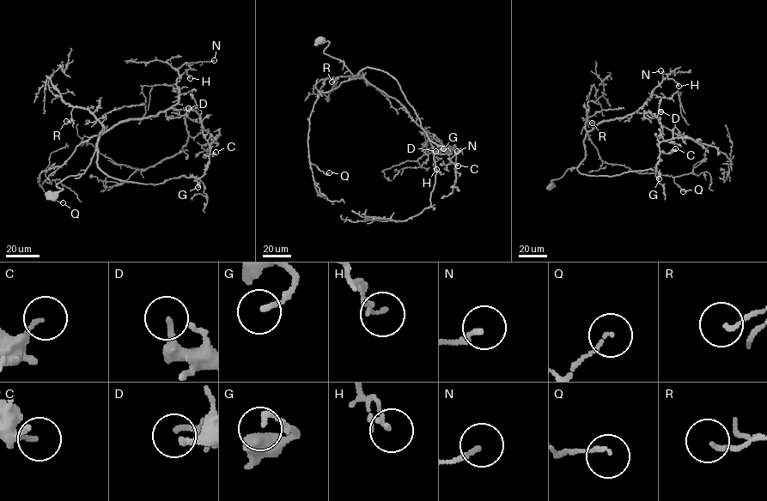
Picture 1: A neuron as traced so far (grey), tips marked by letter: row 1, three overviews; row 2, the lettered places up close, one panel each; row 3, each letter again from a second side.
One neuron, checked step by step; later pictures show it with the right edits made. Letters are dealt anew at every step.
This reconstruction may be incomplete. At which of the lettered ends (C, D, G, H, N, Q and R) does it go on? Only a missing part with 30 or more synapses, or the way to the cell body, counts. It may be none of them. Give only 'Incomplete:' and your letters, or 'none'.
Incomplete: none

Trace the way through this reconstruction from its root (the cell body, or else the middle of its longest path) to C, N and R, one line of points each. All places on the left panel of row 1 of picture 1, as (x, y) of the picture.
C: (51, 196), (97, 148), (109, 176), (153, 184), (200, 178), (216, 152)
N: (51, 196), (63, 189), (57, 184), (85, 171), (103, 134), (177, 104), (183, 64), (214, 60)
R: (51, 196), (63, 189), (57, 184), (85, 171), (103, 129), (86, 109), (74, 107), (70, 121), (66, 121)

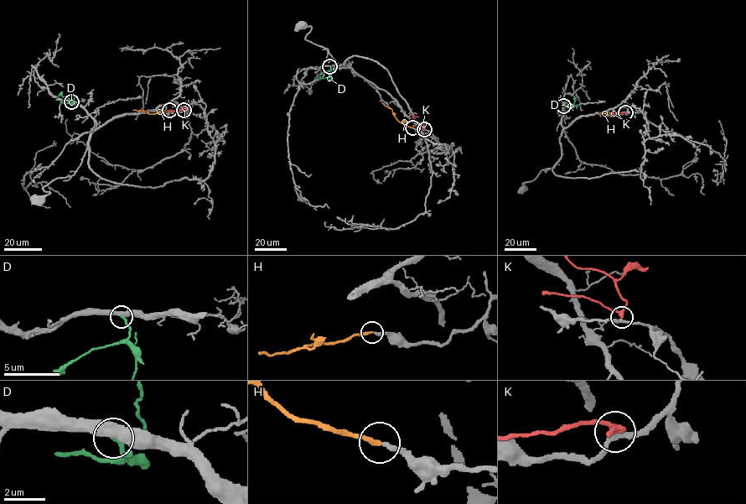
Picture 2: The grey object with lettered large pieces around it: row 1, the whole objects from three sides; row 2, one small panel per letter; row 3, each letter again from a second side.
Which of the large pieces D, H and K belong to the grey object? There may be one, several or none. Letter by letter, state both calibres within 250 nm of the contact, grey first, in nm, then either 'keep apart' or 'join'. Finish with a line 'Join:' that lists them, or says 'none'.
D: calibres 500 and 200 nm; keep apart
H: calibres 240 and 240 nm; join
K: calibres 240 and 220 nm; keep apart
Join: H

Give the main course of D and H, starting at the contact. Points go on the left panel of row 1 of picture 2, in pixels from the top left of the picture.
D: (71, 101), (61, 95), (55, 99)
H: (169, 110), (153, 114), (132, 111)

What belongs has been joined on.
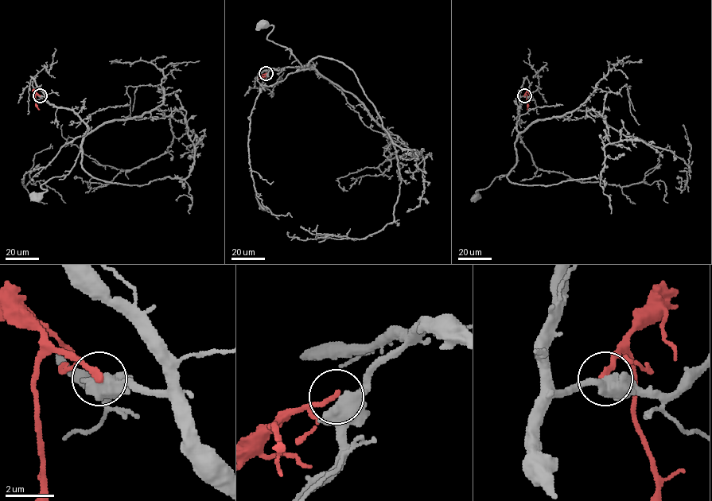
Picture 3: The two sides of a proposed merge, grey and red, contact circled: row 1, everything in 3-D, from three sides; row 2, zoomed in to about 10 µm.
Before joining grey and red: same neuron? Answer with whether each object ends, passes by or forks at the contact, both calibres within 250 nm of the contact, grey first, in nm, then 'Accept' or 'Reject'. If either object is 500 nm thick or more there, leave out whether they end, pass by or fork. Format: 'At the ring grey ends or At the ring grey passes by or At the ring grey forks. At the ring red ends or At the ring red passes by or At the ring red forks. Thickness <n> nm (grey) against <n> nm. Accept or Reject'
At the ring grey forks. At the ring red ends. Thickness 440 nm (grey) against 240 nm. Reject

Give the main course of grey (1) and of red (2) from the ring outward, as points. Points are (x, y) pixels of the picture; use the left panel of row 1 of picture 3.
1: (40, 95), (59, 107), (71, 109), (88, 131), (68, 174), (54, 176), (40, 185), (47, 190), (36, 198)
2: (40, 95), (35, 95), (36, 106), (39, 110)

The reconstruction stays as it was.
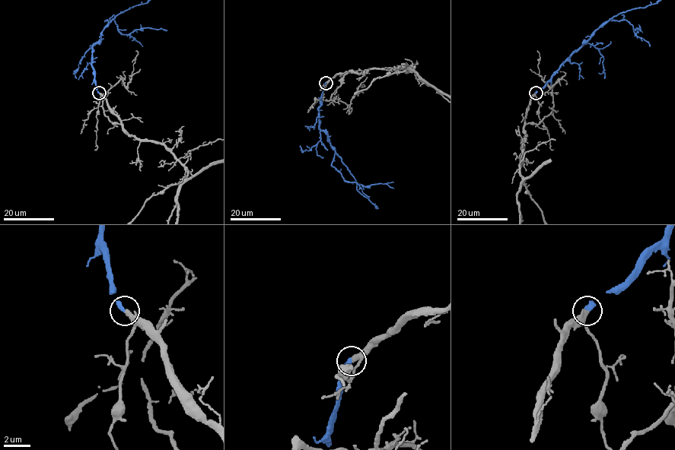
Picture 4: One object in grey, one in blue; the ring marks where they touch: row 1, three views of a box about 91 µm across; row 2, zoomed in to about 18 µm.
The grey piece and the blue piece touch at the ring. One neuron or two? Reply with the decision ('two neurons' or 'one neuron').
one neuron

